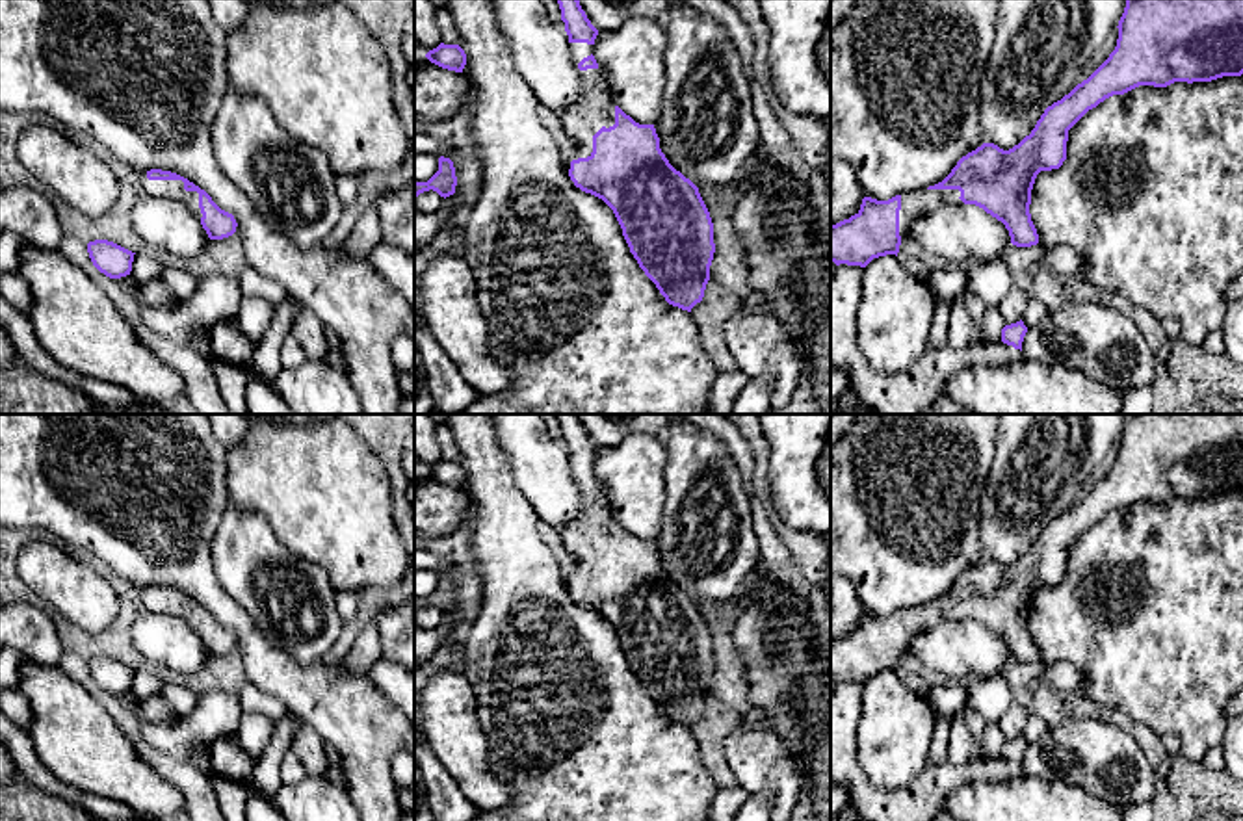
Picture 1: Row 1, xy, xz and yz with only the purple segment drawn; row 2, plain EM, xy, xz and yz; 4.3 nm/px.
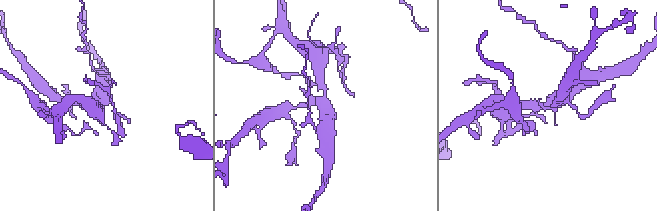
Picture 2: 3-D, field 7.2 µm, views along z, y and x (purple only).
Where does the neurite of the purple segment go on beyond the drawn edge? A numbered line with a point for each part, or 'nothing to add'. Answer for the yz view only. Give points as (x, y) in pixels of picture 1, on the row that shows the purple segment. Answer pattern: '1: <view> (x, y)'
1: yz (915, 205)

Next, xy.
1: xy (173, 190)

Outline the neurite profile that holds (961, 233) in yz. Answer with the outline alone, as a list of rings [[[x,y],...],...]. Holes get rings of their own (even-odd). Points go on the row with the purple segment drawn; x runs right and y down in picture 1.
[[[949,204],[918,217],[910,238],[955,266],[1001,260],[1011,245],[1005,225],[975,204]]]

